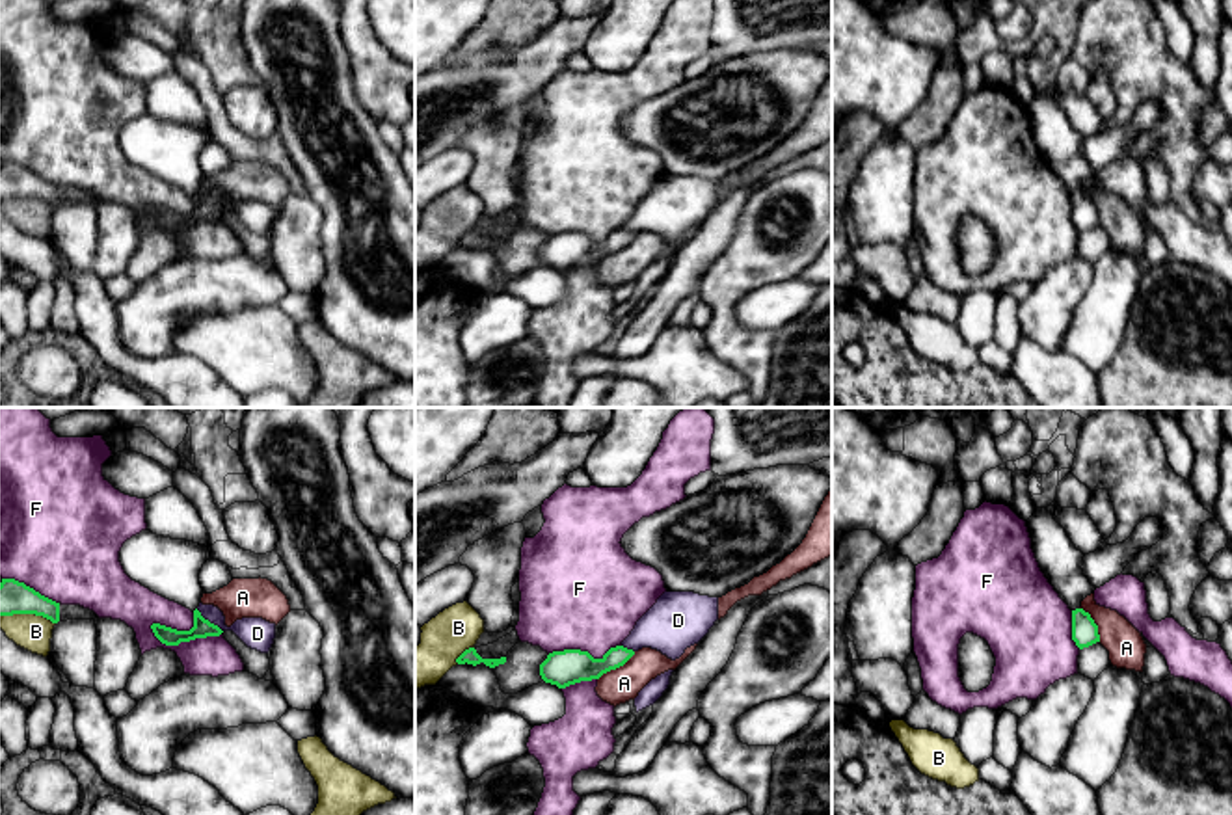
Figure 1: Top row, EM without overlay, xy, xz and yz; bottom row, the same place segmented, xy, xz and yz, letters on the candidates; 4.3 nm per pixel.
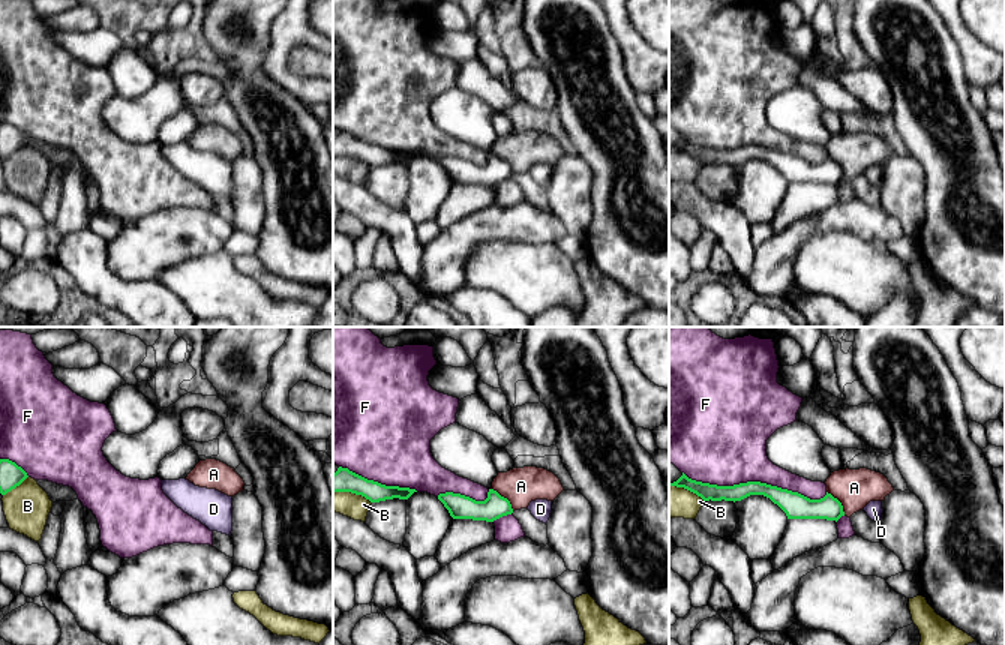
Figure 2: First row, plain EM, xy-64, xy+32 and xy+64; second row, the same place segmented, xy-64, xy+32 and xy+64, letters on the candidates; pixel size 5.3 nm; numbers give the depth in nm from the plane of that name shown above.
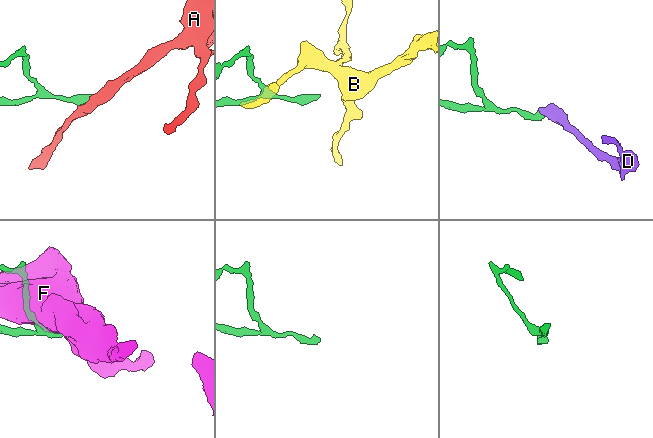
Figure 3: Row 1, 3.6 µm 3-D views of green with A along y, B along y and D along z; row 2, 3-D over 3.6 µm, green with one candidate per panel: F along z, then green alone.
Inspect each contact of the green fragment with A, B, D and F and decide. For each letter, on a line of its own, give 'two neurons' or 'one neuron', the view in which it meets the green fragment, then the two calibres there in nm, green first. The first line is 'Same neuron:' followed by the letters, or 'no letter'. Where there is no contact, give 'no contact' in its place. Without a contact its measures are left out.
Same neuron: no letter
A: two neurons; contact in xz; calibres 160 and 150 nm
B: two neurons; contact in xz; calibres 70 and 200 nm
D: two neurons; contact in xy; calibres 80 and 140 nm
F: two neurons; contact in xy; calibres 80 and 180 nm

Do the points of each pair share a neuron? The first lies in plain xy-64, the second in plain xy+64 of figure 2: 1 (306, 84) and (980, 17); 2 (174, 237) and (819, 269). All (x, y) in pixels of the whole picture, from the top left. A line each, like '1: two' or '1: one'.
1: two
2: two

